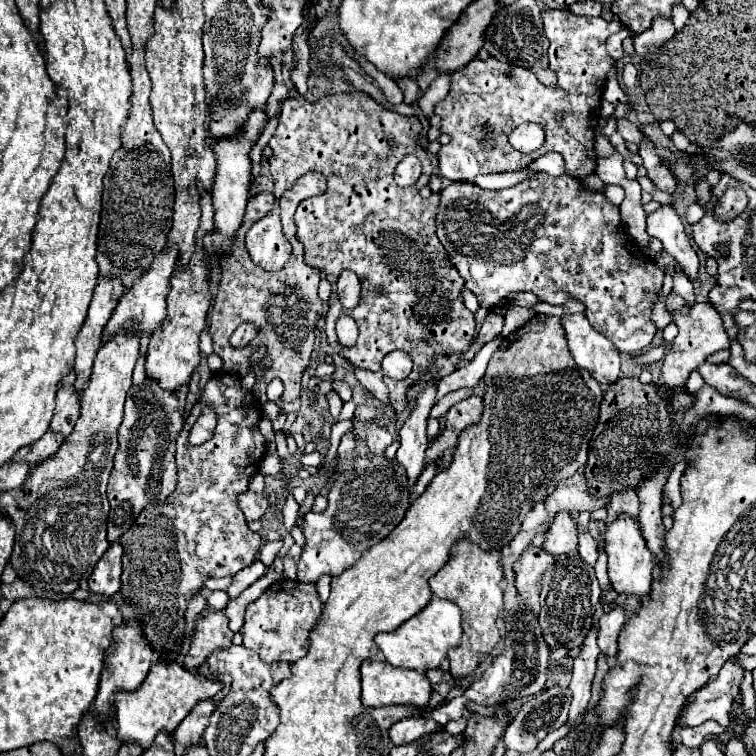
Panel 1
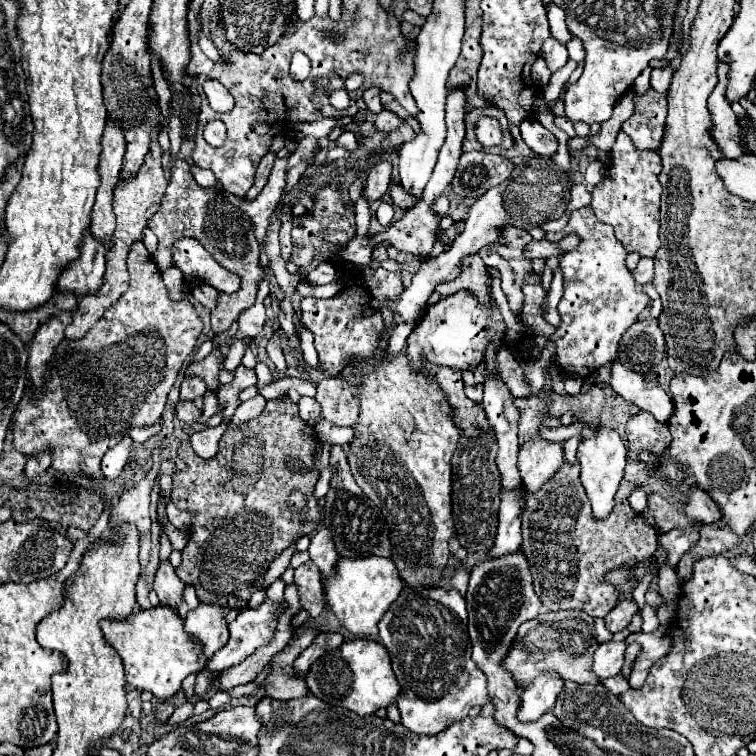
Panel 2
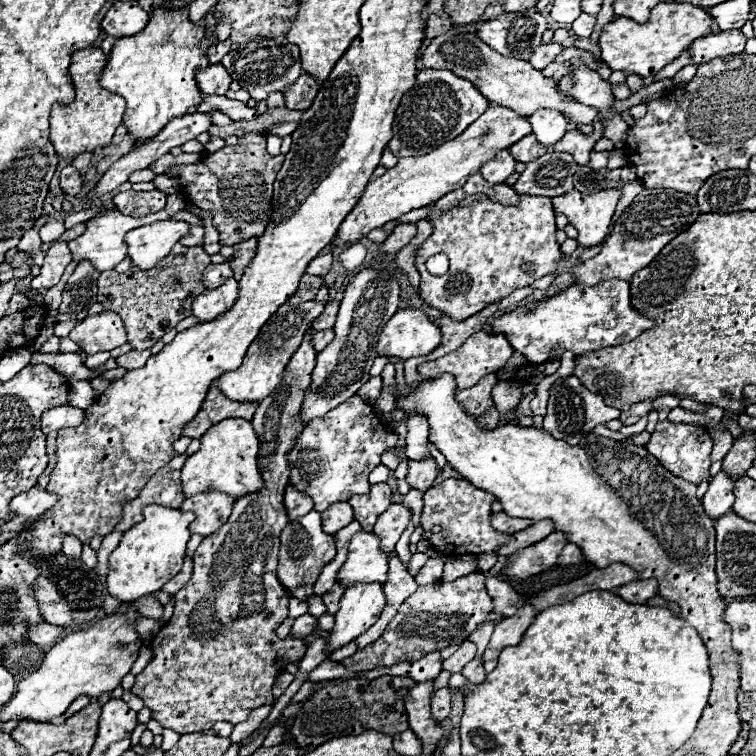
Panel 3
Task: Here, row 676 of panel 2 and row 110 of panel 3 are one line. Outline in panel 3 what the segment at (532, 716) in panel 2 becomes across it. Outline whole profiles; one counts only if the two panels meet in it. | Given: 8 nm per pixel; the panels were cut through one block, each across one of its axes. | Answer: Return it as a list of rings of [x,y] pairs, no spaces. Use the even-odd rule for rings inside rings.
[[[542,108],[530,114],[528,122],[532,124],[532,130],[534,130],[532,134],[536,136],[536,140],[546,148],[556,144],[564,136],[568,126],[568,120],[562,116],[562,112],[548,110],[548,108]]]

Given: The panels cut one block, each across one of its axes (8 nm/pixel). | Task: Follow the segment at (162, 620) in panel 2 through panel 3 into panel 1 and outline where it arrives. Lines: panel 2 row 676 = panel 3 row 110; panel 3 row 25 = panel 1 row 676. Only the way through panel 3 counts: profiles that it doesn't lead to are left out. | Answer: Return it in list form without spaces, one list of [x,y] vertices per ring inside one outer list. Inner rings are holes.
[[[154,664],[152,672],[148,672],[144,684],[136,692],[118,692],[114,696],[118,740],[138,744],[142,750],[146,750],[158,732],[172,734],[198,702],[214,698],[222,688],[222,682],[192,676],[180,664]]]

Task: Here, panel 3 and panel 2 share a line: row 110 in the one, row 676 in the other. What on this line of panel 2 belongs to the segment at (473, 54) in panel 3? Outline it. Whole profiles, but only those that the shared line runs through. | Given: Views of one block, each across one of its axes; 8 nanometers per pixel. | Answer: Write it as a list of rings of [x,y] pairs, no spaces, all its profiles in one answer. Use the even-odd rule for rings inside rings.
[[[582,610],[544,612],[520,626],[516,644],[512,646],[508,660],[504,660],[504,668],[508,668],[516,676],[522,688],[548,668],[556,670],[562,680],[572,680],[578,684],[596,684],[598,676],[592,670],[592,654],[596,652],[596,648],[598,642],[592,616]]]

